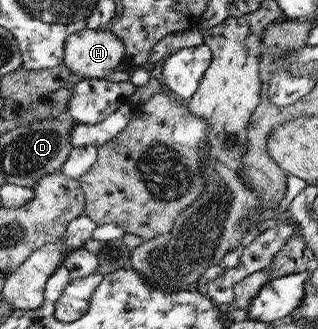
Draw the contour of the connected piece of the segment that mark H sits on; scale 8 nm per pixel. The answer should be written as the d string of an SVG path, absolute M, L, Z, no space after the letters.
M87 29L73 33L64 43L63 63L72 73L89 79L104 79L124 61L124 39L111 30Z

